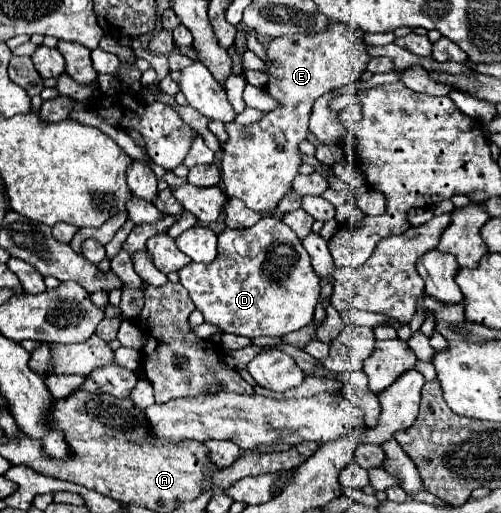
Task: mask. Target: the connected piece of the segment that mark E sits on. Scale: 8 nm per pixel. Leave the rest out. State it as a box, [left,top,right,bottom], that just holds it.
[221,21,369,213]

